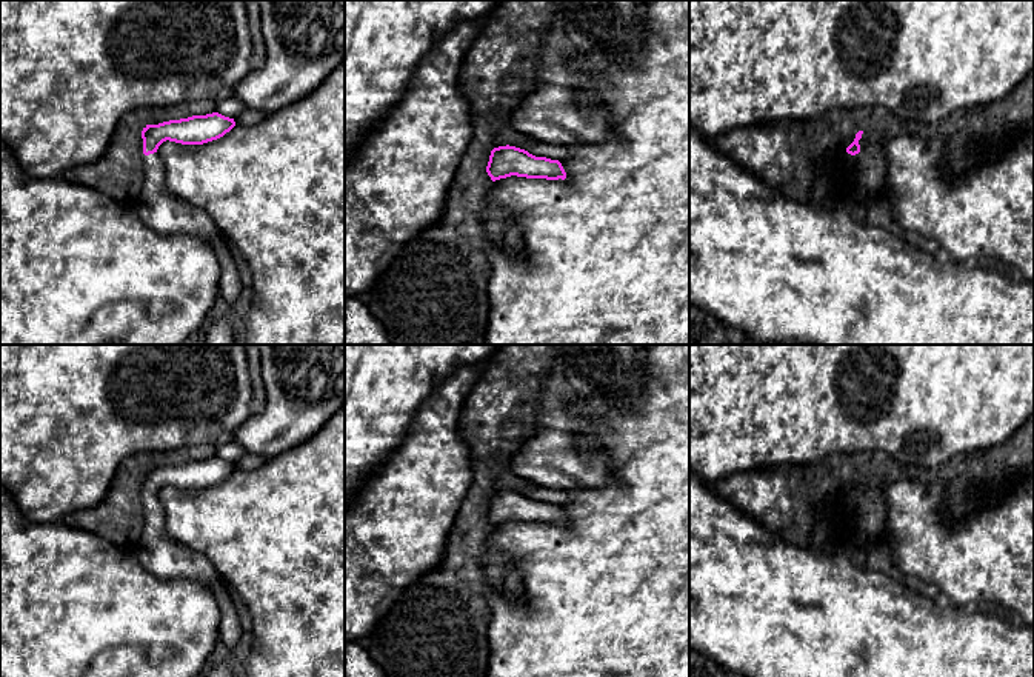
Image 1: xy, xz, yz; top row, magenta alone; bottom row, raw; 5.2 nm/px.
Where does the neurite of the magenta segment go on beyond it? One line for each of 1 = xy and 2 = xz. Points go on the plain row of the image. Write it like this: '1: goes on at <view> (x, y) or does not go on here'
1: goes on at xy (165, 557)
2: does not go on here

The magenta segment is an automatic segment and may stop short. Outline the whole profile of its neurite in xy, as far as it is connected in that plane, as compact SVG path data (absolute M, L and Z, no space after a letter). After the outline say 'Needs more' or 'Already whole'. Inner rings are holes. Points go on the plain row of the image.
M212 457L143 472L145 531L135 555L145 568L162 579L189 579L206 586L225 588L223 577L203 554L177 543L166 534L165 512L157 494L166 485L203 489L223 482L234 471L234 463Z. Needs more

